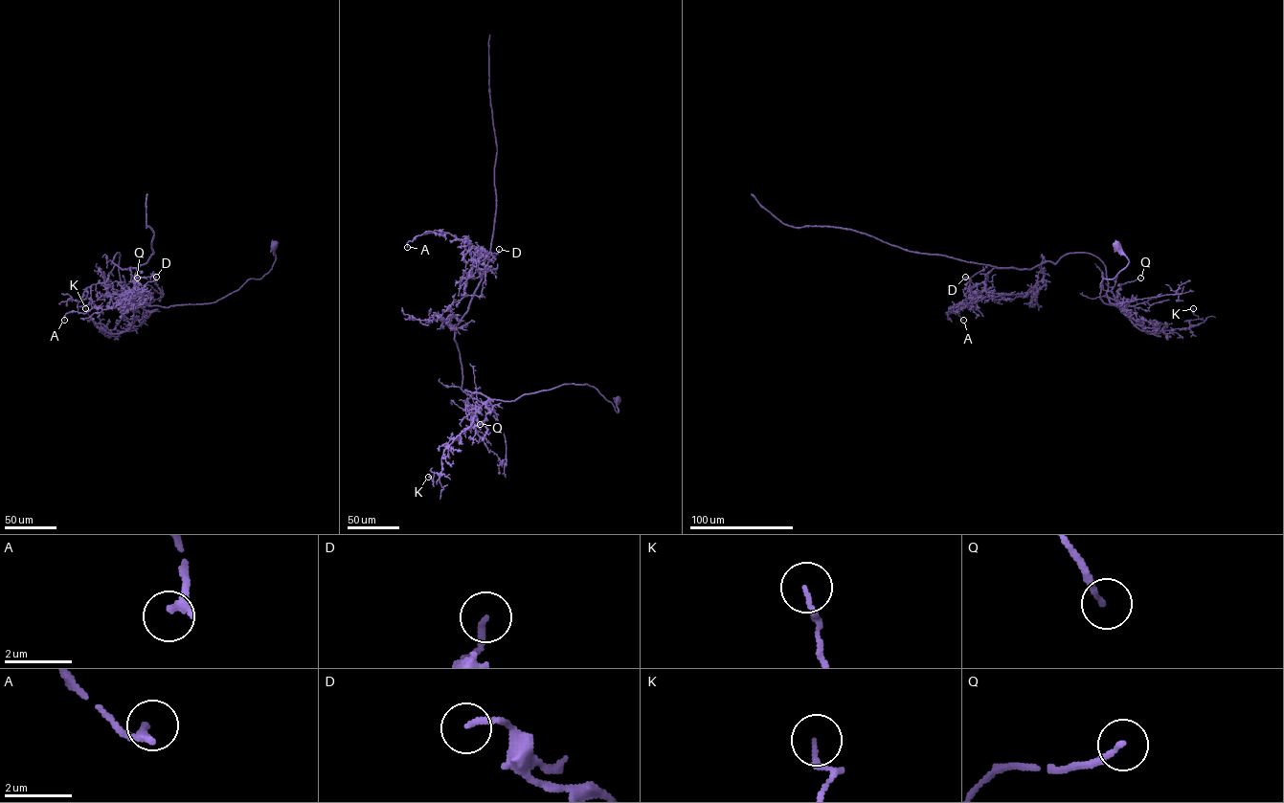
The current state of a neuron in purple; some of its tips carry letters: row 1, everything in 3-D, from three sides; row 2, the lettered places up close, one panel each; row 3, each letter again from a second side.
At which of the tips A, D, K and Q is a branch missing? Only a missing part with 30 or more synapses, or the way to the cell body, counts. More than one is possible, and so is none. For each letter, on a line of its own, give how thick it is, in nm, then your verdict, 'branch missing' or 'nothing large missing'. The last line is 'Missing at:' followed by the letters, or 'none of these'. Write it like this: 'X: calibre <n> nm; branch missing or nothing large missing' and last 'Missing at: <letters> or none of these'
A: calibre 260 nm; nothing large missing
D: calibre 180 nm; nothing large missing
K: calibre 130 nm; nothing large missing
Q: calibre 160 nm; nothing large missing
Missing at: none of these

